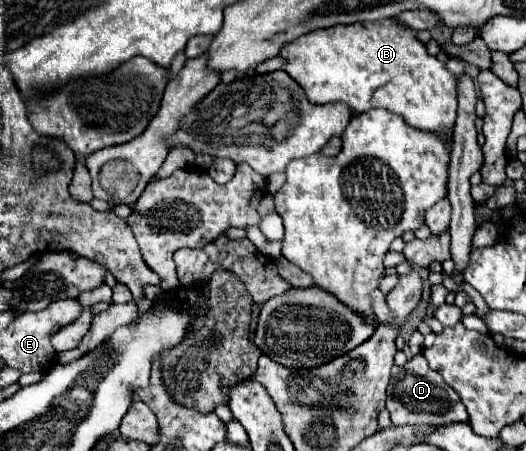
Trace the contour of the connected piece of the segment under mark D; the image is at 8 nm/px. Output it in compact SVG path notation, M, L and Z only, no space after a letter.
M422 353L414 355L406 361L404 367L394 365L392 377L388 385L388 401L386 409L390 411L392 425L412 425L412 423L426 423L426 425L450 425L450 423L466 423L468 413L462 405L458 393L442 379L440 373L428 367Z

